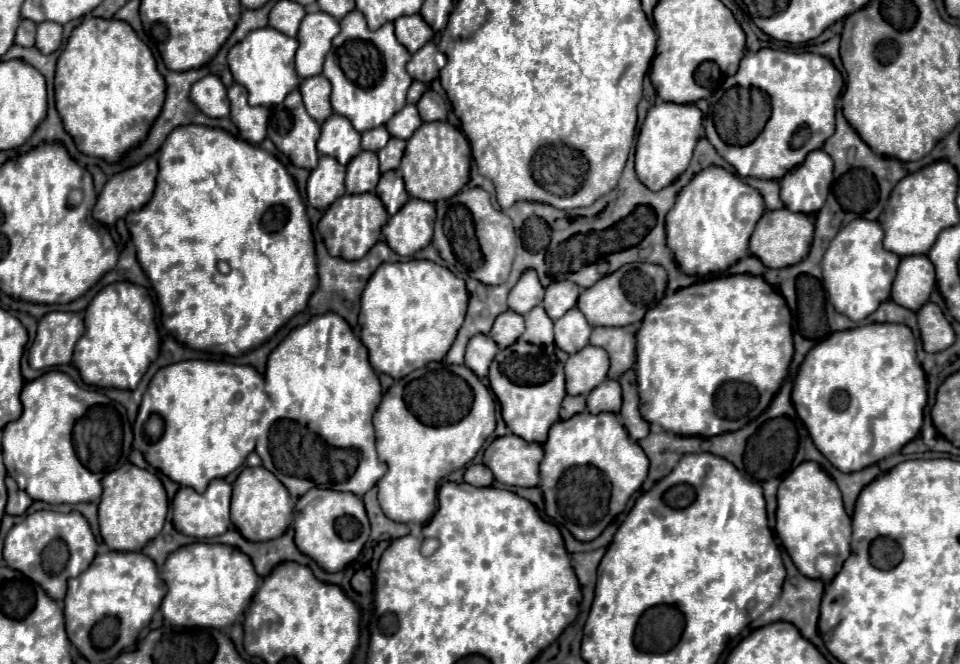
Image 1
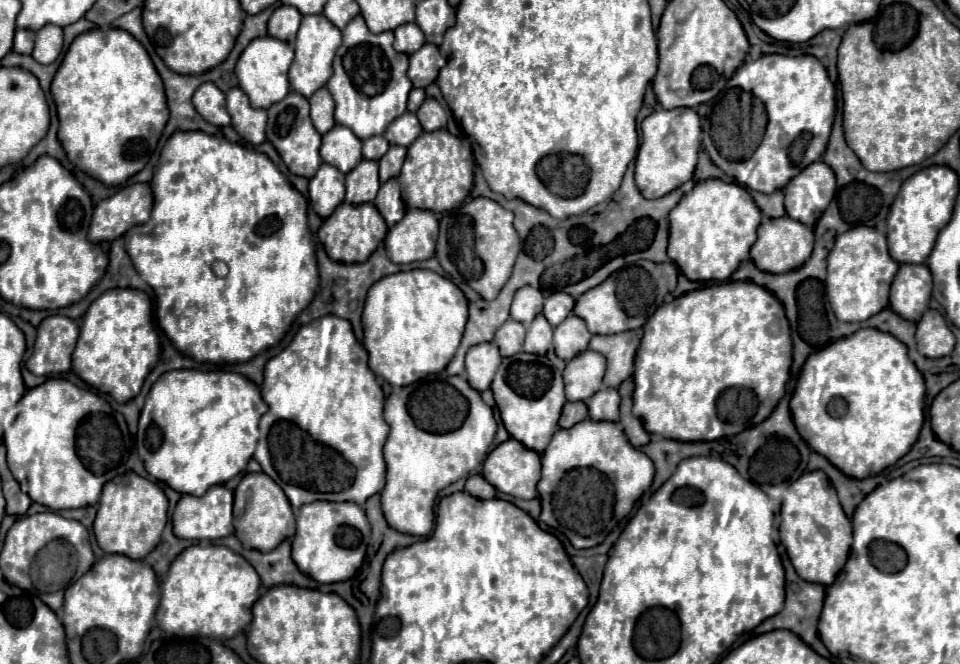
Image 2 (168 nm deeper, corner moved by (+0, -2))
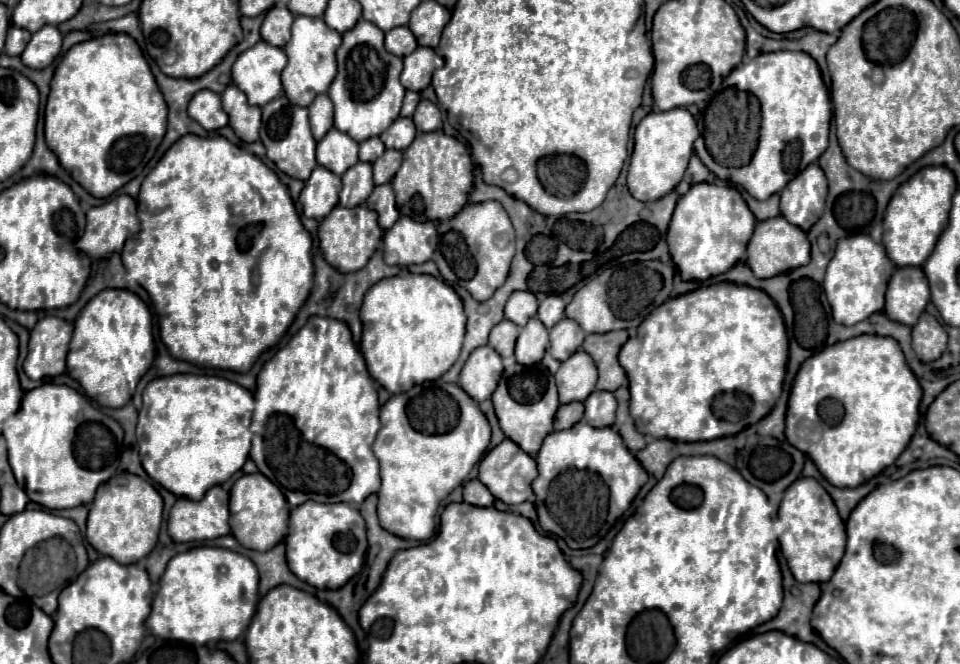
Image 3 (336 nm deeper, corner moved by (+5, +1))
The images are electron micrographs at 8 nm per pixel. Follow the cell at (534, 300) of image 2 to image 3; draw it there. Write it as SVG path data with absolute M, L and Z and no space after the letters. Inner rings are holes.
M525 290L525 292L513 292L511 298L505 304L505 318L515 322L517 326L525 326L529 318L535 316L535 308L537 308L537 298L533 292Z

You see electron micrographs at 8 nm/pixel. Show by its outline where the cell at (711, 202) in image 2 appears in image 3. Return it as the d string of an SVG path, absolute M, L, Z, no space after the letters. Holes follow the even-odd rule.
M709 182L693 184L675 206L667 232L669 254L683 280L707 280L727 272L731 266L745 258L745 248L753 228L755 216L737 188Z

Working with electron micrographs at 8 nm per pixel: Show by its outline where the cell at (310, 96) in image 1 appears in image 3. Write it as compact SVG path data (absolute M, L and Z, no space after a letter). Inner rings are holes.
M319 94L309 106L309 122L315 140L321 140L333 128L333 102L327 94Z

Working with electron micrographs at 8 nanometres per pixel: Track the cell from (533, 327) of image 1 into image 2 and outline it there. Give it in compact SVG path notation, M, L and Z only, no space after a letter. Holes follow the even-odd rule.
M536 315L532 325L528 327L524 351L532 355L546 355L550 345L552 345L552 325L544 319L544 315Z

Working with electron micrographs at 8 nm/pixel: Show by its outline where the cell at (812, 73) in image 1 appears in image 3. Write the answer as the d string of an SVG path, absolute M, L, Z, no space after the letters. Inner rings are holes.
M787 50L759 54L757 58L739 64L723 82L724 88L734 86L755 94L761 104L761 134L751 162L741 168L725 168L717 164L707 152L702 135L694 142L694 153L721 180L743 186L757 200L767 200L825 152L831 122L829 92L815 60L805 52Z

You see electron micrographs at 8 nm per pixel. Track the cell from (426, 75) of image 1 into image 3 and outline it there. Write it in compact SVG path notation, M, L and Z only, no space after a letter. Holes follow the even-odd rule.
M417 46L417 50L405 56L403 62L405 68L401 74L401 84L405 90L415 90L415 92L427 88L431 82L431 74L444 66L443 58L433 48L427 46Z

